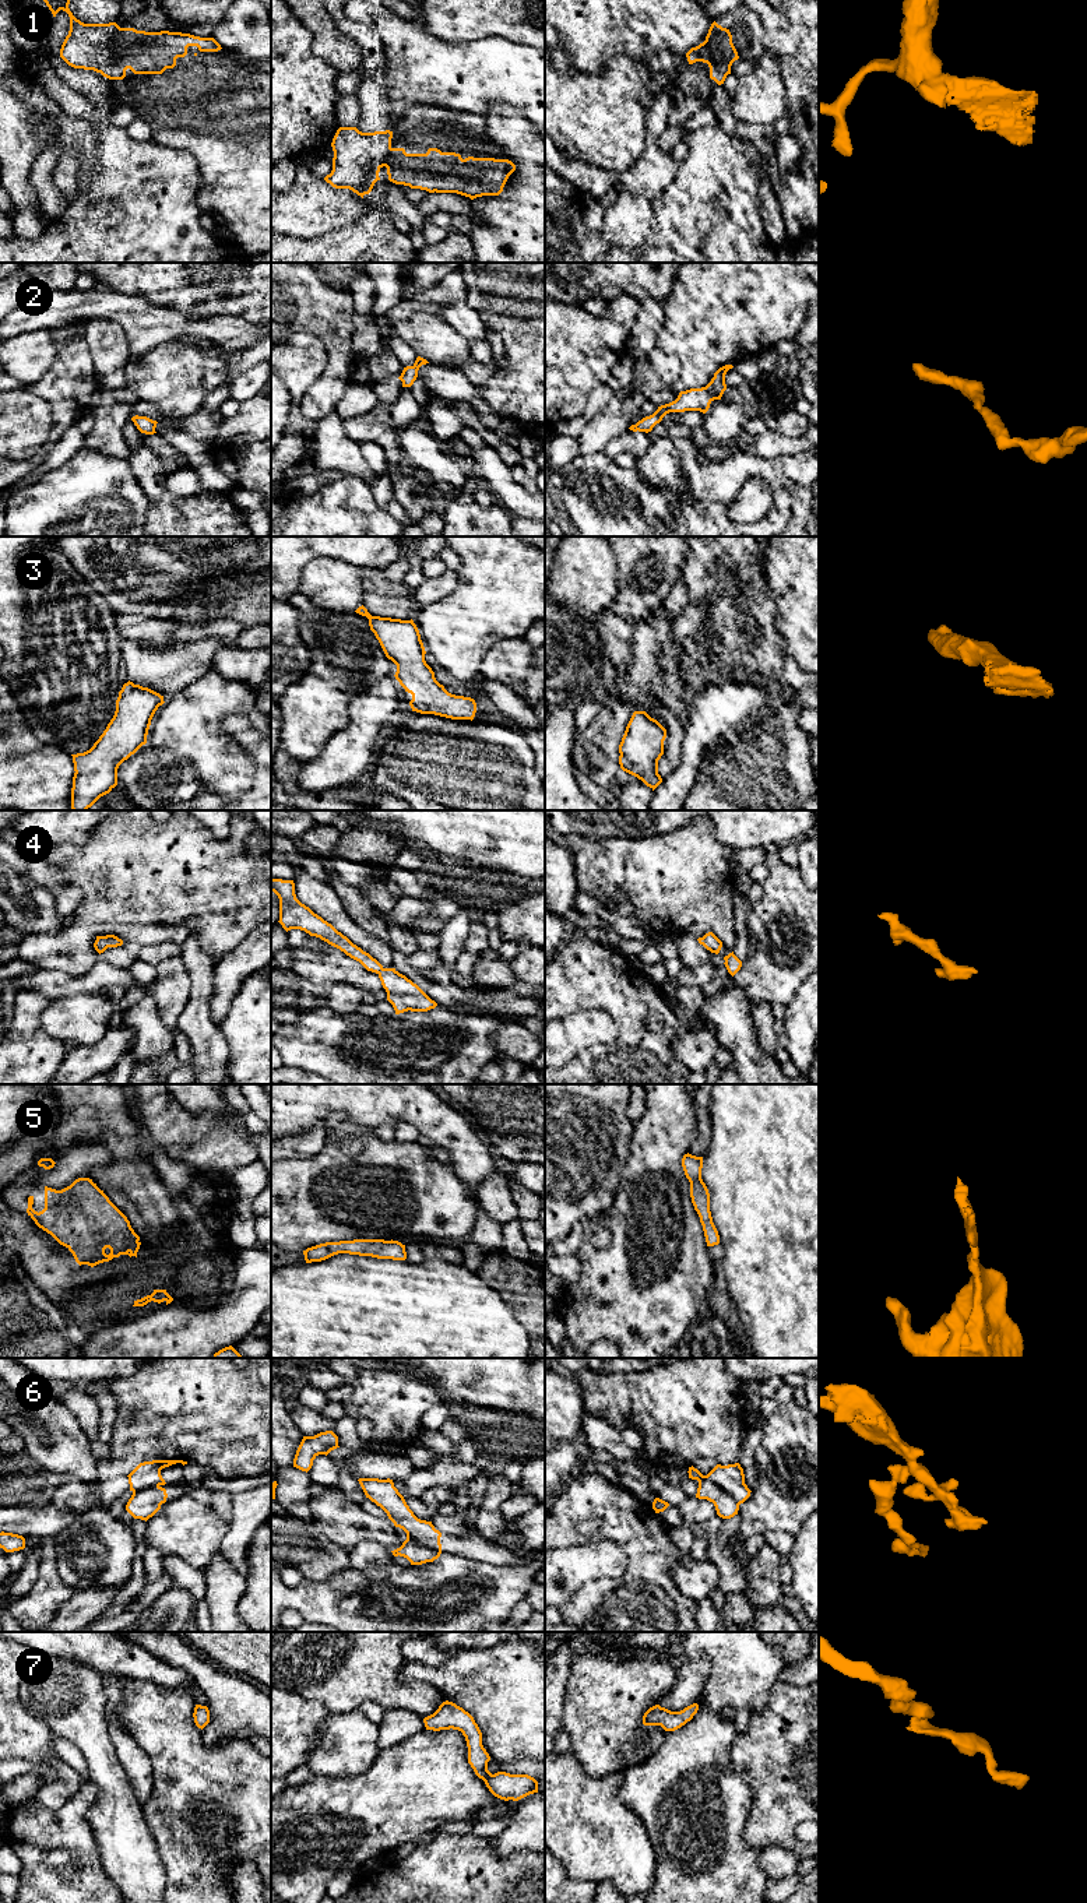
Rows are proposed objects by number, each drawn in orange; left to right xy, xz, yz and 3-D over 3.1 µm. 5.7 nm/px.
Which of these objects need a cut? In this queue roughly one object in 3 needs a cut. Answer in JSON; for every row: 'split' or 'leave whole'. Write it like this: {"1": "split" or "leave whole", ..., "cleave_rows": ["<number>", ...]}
{"1": "leave whole", "2": "leave whole", "3": "leave whole", "4": "leave whole", "5": "leave whole", "6": "split", "7": "leave whole", "cleave_rows": ["6"]}

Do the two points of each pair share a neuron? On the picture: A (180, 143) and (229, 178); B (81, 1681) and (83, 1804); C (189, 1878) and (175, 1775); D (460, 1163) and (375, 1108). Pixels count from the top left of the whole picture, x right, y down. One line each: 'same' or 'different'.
A: same
B: different
C: same
D: same

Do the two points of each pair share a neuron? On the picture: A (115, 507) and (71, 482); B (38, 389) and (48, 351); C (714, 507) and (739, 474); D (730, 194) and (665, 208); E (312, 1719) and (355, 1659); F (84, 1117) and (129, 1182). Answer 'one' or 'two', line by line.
A: one
B: two
C: two
D: one
E: two
F: one

